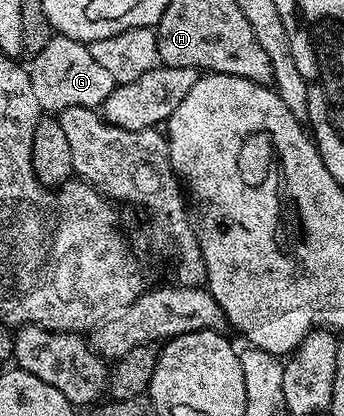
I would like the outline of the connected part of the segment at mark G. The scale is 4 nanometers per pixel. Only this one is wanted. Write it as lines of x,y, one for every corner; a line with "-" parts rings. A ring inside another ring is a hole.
59,34
53,35
40,53
31,57
27,70
30,86
34,86
34,98
38,98
38,106
48,114
59,114
74,106
99,109
117,85
109,72
95,60
94,54
90,54
85,41
71,40
69,36

